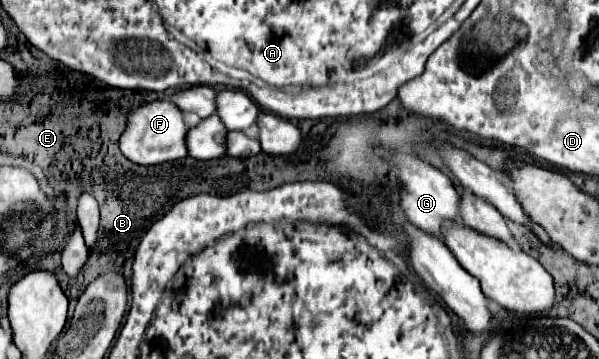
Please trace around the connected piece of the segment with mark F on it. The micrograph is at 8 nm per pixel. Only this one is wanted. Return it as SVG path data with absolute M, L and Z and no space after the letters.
M151 101L127 113L127 125L119 137L119 149L129 161L139 165L175 161L187 157L185 133L187 125L183 123L183 115L175 105L171 105L171 101Z

